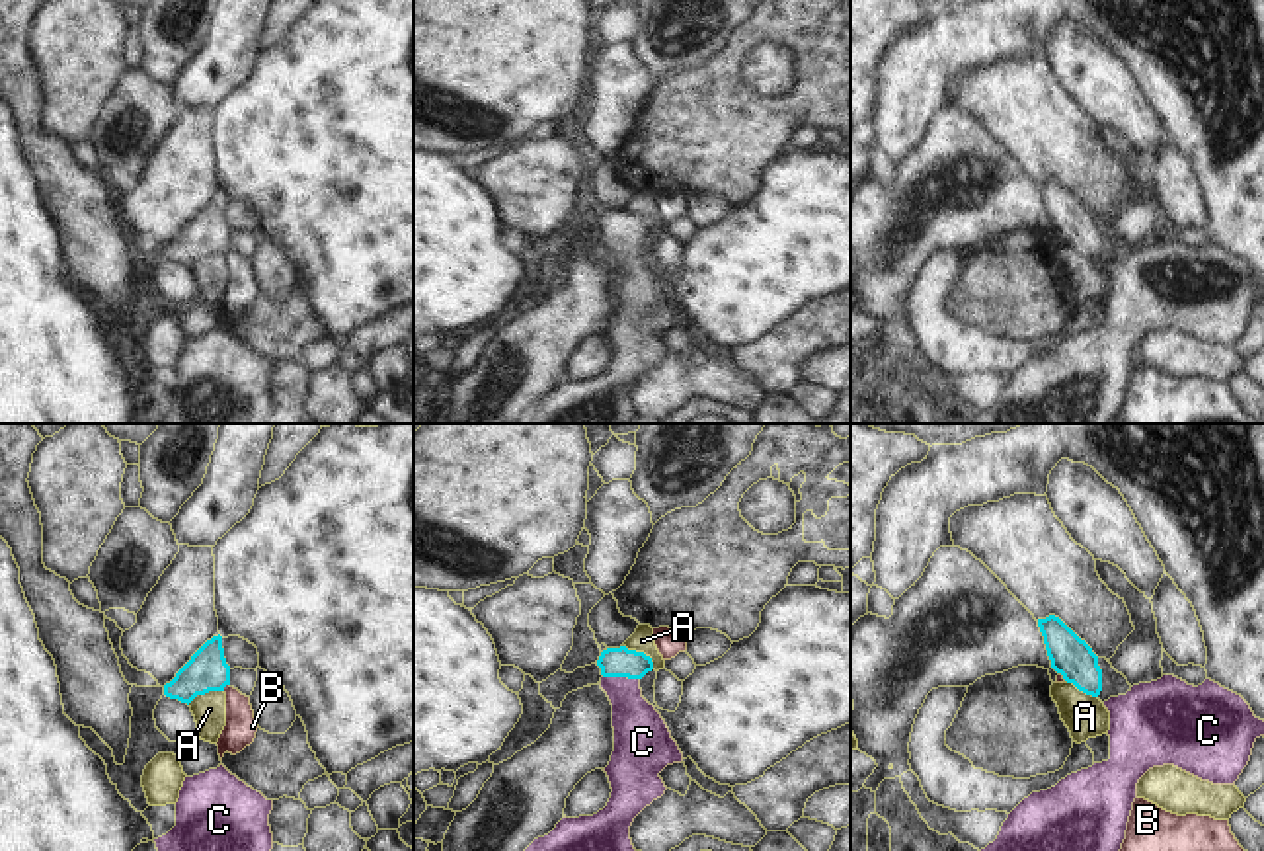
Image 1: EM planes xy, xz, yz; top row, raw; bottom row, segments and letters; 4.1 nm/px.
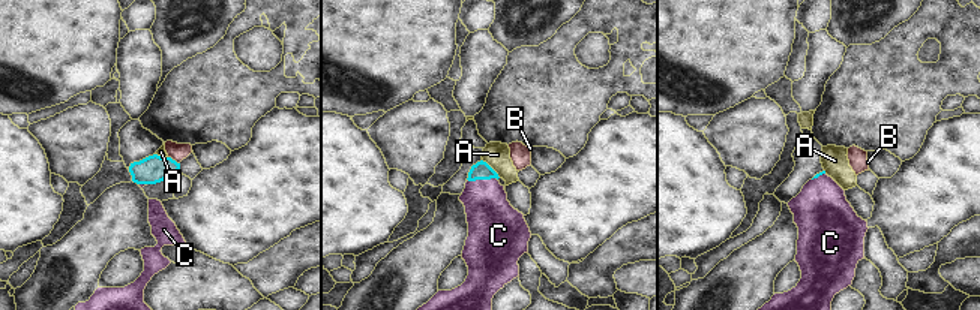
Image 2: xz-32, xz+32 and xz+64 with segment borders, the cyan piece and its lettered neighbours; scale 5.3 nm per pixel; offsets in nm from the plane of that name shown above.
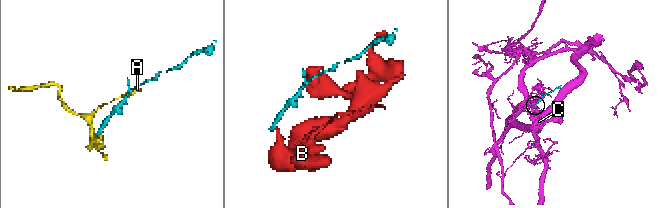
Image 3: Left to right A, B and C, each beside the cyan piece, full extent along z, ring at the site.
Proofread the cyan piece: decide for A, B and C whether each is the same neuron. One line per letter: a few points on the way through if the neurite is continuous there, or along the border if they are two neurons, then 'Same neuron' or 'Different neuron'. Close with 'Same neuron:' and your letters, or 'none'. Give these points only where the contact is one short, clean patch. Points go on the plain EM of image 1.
A: Boundary: xz (625, 207), (642, 213), (654, 231). Different neuron
B: Boundary: xy (229, 246), (223, 252). Different neuron
C: Path across: xz (615, 225), (621, 239), (629, 272), (640, 295). Same neuron
Same neuron: C

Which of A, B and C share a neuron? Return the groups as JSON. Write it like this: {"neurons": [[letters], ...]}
{"neurons": [["A"], ["B"], ["C"]]}

